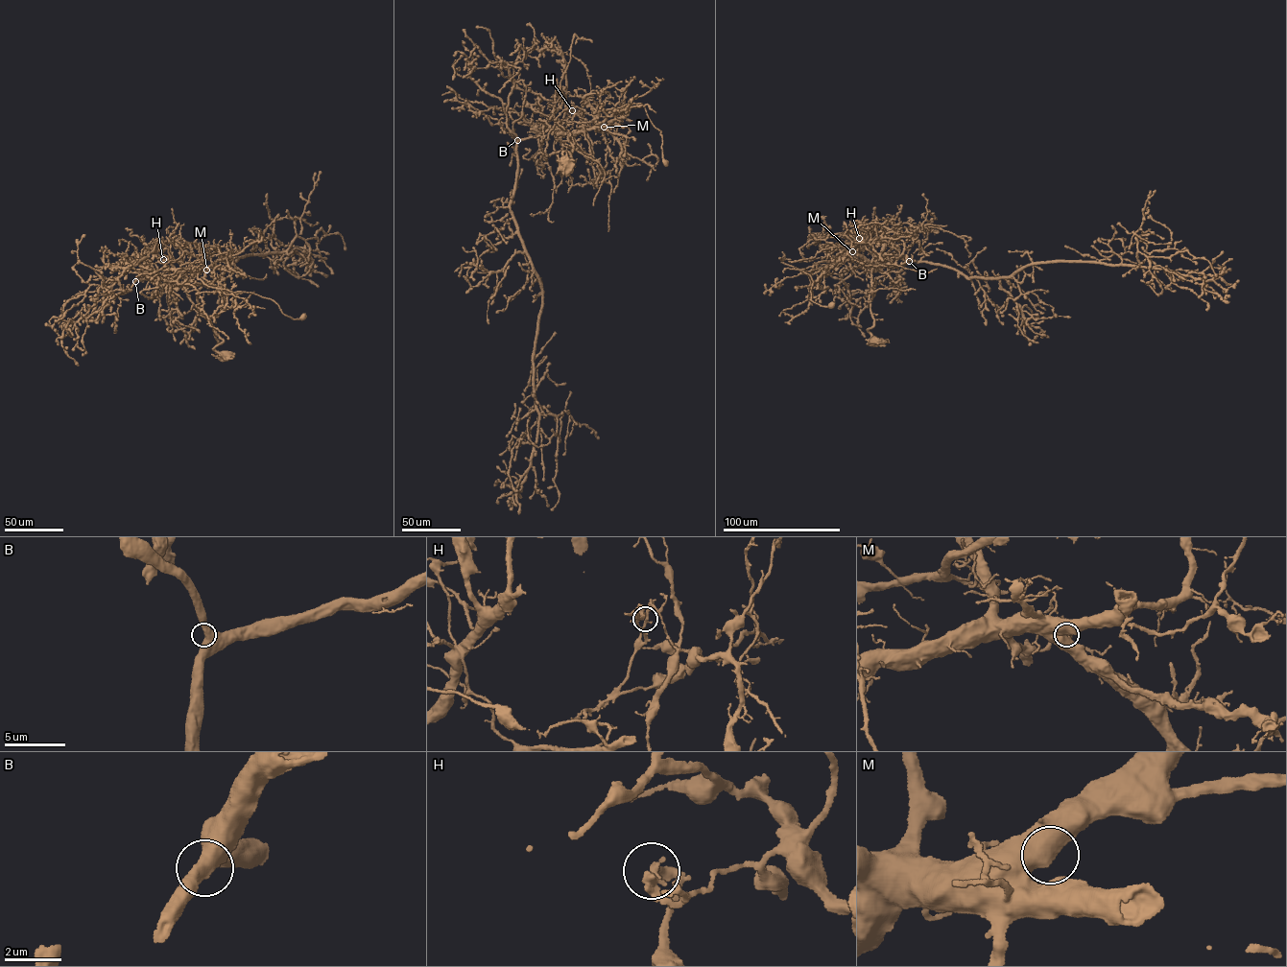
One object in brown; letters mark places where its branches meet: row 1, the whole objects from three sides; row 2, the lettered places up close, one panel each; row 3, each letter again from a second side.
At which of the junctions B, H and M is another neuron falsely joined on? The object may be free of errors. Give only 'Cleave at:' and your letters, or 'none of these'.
Cleave at: H

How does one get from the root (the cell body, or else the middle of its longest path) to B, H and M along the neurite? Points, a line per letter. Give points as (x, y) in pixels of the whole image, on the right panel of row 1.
B: (874, 340), (868, 331), (874, 321), (869, 296), (871, 272), (881, 257), (901, 255), (909, 261)
H: (874, 340), (868, 331), (874, 321), (869, 296), (874, 255), (869, 244), (858, 240), (860, 238)
M: (874, 340), (868, 331), (874, 321), (869, 296), (873, 267), (852, 251)

